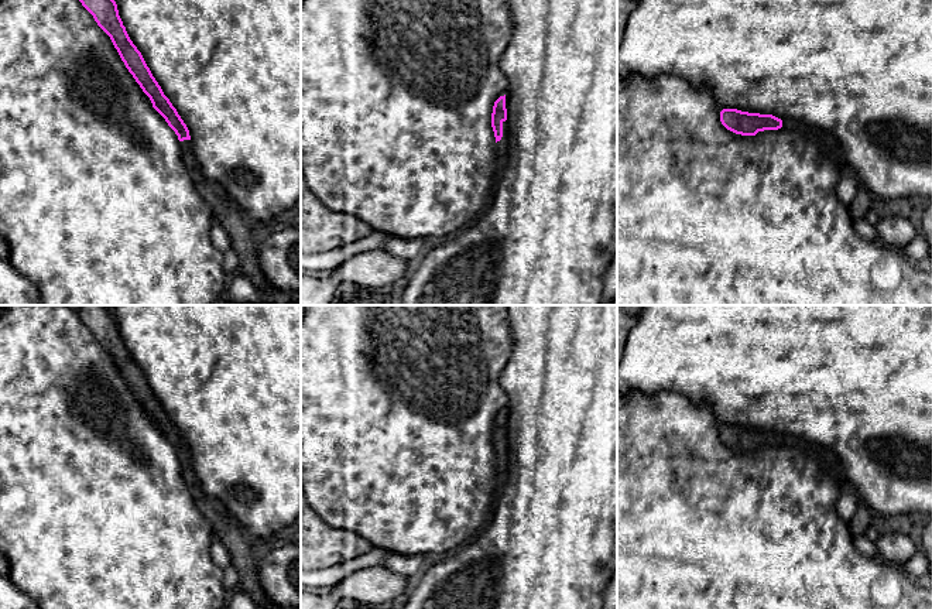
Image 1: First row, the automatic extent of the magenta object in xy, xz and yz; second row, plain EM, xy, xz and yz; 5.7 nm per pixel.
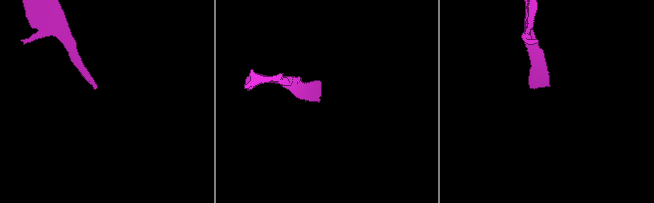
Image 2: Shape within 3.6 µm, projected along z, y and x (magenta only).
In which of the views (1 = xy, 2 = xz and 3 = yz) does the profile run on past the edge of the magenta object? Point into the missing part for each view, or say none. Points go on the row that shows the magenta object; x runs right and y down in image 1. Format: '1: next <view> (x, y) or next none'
1: next xy (245, 243)
2: next xz (502, 146)
3: next none

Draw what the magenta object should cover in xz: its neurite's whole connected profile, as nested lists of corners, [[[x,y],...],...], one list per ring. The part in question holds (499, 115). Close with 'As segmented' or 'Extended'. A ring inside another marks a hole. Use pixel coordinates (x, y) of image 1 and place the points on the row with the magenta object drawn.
[[[506,95],[500,96],[494,102],[491,113],[491,127],[496,137],[497,153],[503,158],[507,153],[507,137],[508,137]]]. Extended

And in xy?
[[[79,0],[82,6],[93,16],[97,25],[110,37],[121,61],[143,92],[150,97],[153,107],[165,119],[175,131],[181,143],[186,170],[202,195],[209,203],[215,220],[226,230],[232,250],[239,257],[239,273],[241,273],[261,294],[270,297],[270,285],[257,263],[258,237],[256,226],[250,223],[243,211],[223,192],[213,185],[202,172],[192,151],[189,130],[169,99],[164,95],[161,86],[153,76],[141,52],[130,40],[126,27],[119,16],[114,0]]]. Extended

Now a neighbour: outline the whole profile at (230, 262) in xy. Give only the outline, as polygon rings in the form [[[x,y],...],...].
[[[232,249],[223,252],[223,270],[229,277],[239,273],[239,257]]]

